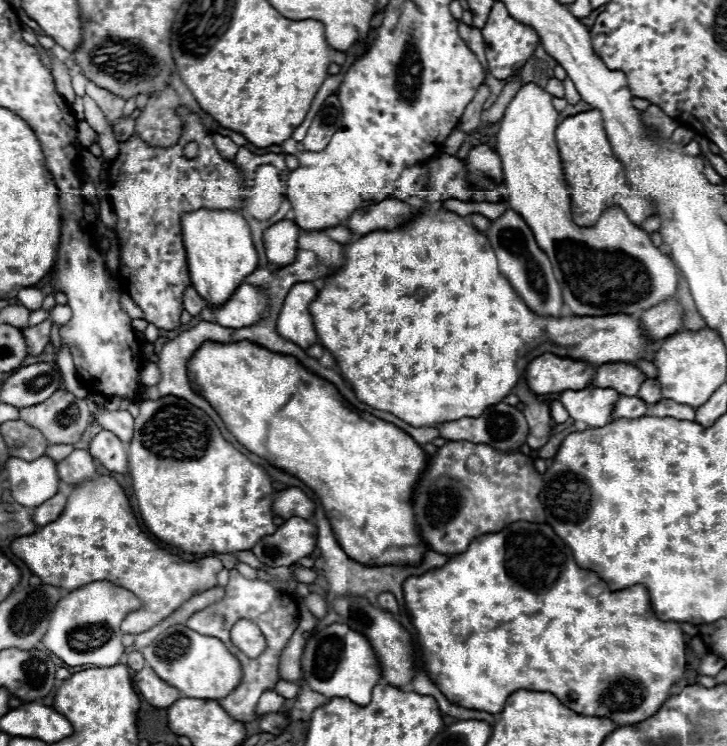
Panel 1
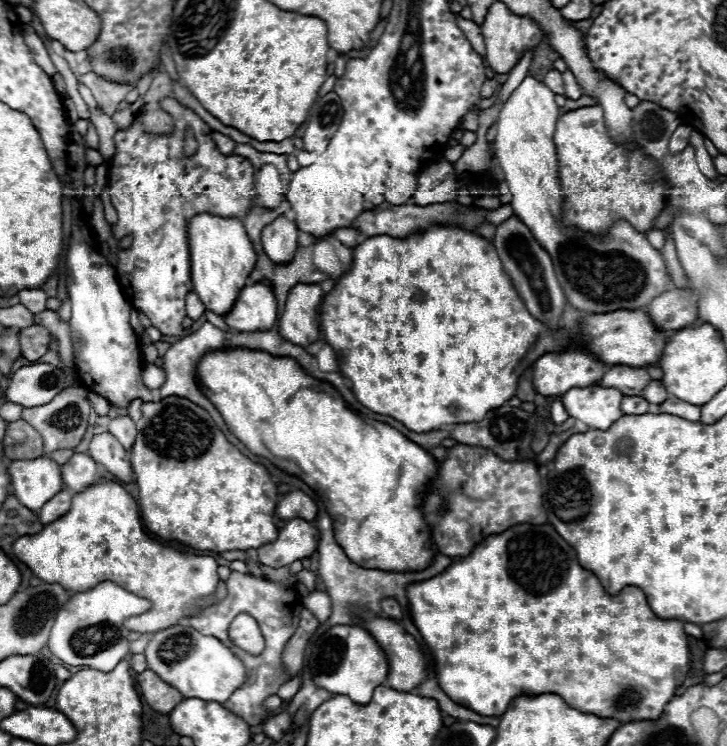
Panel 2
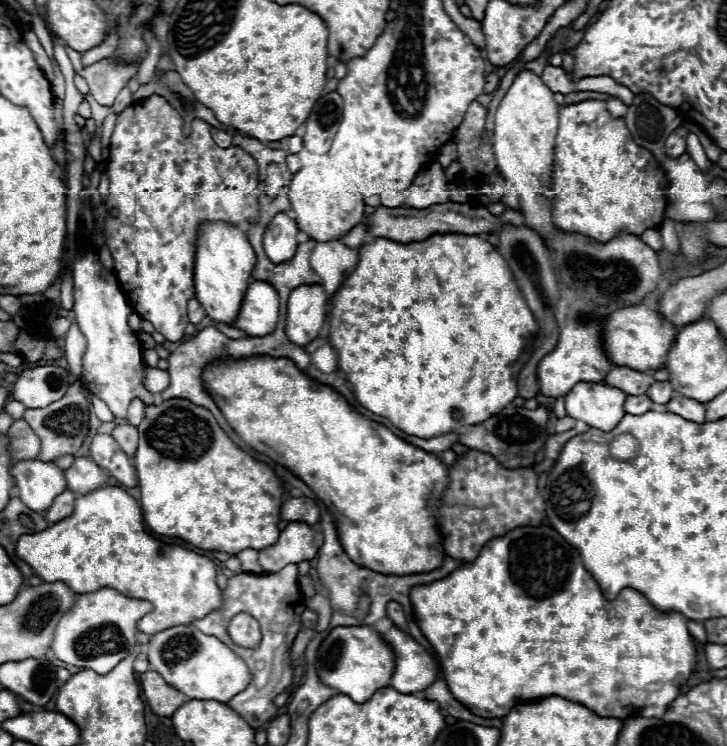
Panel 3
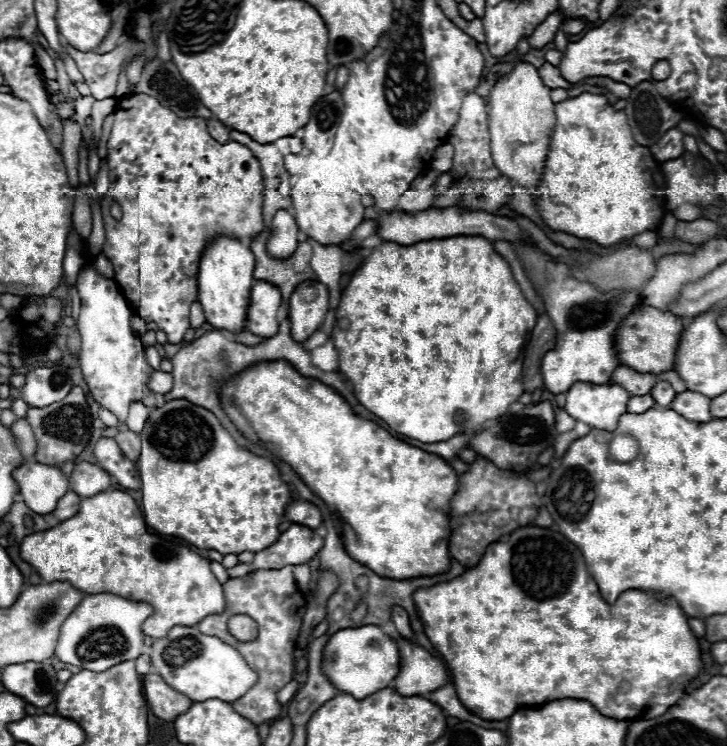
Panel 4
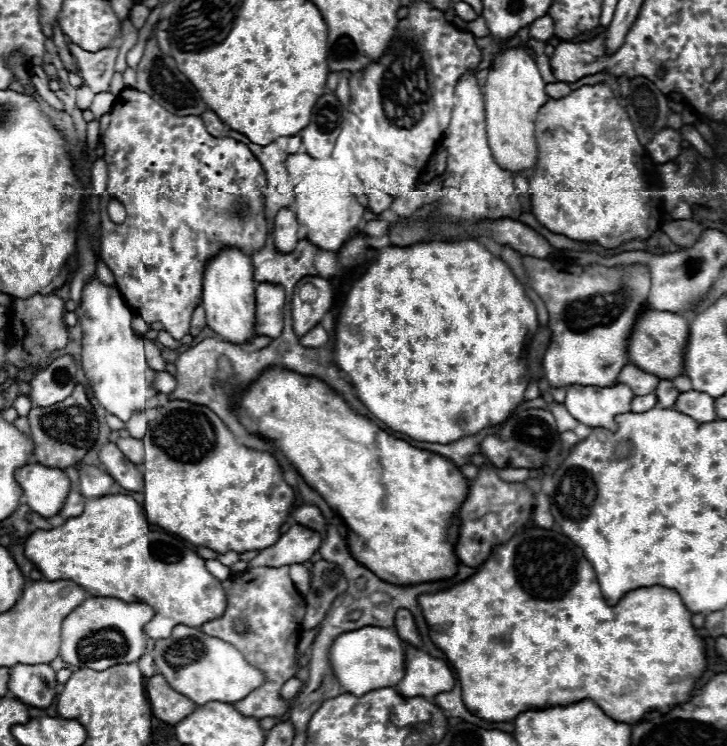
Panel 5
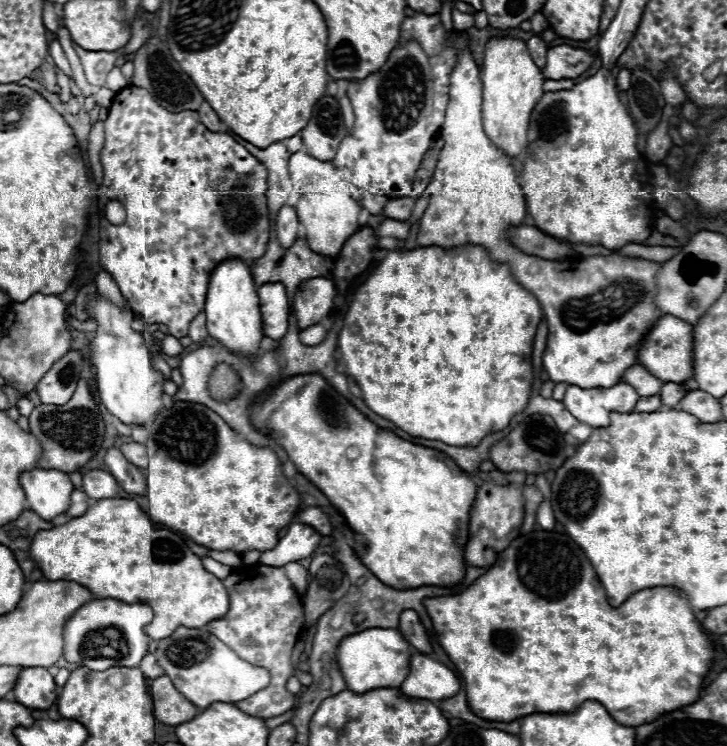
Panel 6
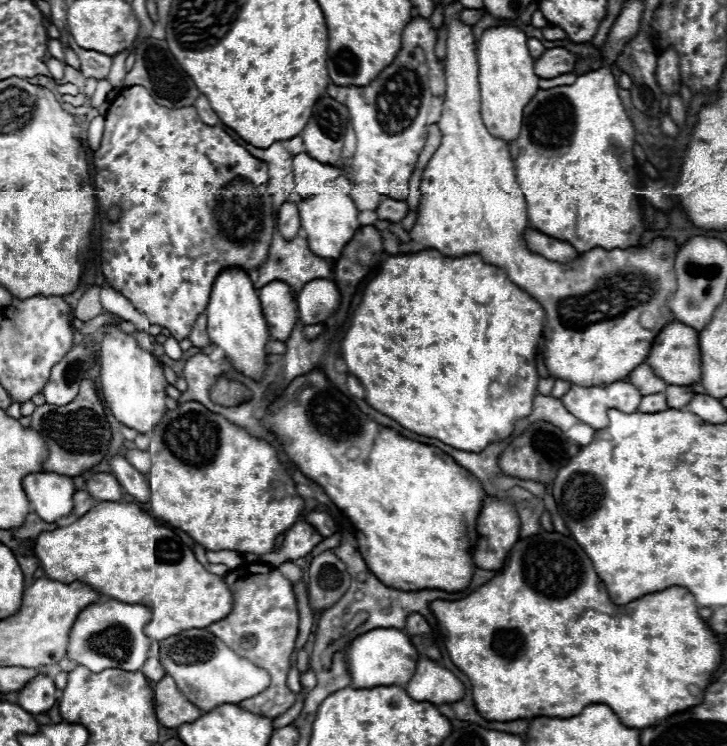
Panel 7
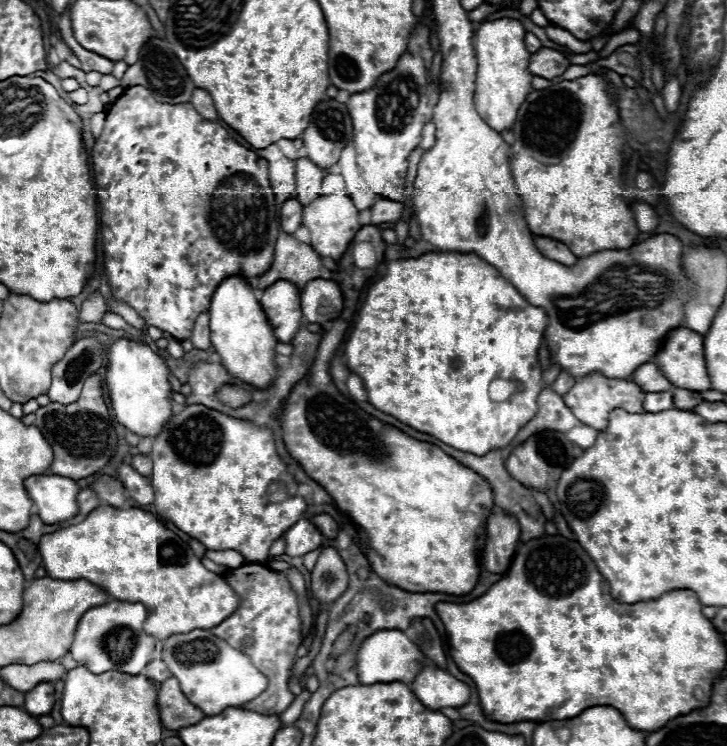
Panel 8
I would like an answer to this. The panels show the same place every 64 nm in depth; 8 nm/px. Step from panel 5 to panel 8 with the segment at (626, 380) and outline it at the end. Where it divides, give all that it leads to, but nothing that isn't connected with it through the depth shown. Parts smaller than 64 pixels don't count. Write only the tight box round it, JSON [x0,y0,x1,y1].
[630,364,672,392]

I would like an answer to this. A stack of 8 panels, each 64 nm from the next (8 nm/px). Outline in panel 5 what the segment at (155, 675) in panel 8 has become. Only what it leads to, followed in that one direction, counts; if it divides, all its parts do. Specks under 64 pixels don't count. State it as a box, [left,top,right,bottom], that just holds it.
[138,654,156,676]

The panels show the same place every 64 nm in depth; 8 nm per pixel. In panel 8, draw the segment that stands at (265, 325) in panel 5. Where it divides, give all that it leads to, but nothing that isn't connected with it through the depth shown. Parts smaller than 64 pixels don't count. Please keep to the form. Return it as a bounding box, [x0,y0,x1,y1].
[260,280,302,342]

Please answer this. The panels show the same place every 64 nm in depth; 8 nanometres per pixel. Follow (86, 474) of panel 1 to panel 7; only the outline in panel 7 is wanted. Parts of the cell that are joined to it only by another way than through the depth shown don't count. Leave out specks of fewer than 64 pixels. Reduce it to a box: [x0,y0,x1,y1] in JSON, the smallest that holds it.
[86,472,122,502]

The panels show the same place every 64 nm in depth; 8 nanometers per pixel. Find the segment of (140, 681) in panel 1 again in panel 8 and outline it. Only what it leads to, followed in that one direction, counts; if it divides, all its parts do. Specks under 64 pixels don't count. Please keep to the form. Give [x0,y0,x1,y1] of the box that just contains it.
[158,678,204,730]

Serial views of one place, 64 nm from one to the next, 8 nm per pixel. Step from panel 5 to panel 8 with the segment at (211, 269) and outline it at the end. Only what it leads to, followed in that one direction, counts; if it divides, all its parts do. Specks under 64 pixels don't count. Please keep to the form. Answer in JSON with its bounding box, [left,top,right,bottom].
[208,276,278,388]

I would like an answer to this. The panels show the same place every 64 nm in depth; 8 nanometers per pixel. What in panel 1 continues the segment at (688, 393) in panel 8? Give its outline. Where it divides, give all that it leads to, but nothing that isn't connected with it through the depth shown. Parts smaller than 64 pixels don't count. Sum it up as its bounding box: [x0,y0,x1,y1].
[638,378,662,404]

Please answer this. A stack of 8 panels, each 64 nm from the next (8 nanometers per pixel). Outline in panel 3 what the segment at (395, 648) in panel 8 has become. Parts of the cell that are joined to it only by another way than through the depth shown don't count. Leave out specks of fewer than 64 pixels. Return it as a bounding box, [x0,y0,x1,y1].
[316,626,394,704]

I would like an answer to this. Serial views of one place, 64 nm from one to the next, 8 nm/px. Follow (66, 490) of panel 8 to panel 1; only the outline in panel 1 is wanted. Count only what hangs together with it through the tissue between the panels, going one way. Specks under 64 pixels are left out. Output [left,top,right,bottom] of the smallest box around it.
[4,456,60,506]

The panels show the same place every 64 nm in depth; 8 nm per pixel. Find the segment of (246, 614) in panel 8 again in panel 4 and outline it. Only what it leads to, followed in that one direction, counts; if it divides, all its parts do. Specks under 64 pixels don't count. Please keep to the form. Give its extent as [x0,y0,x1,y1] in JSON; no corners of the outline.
[196,566,306,724]

